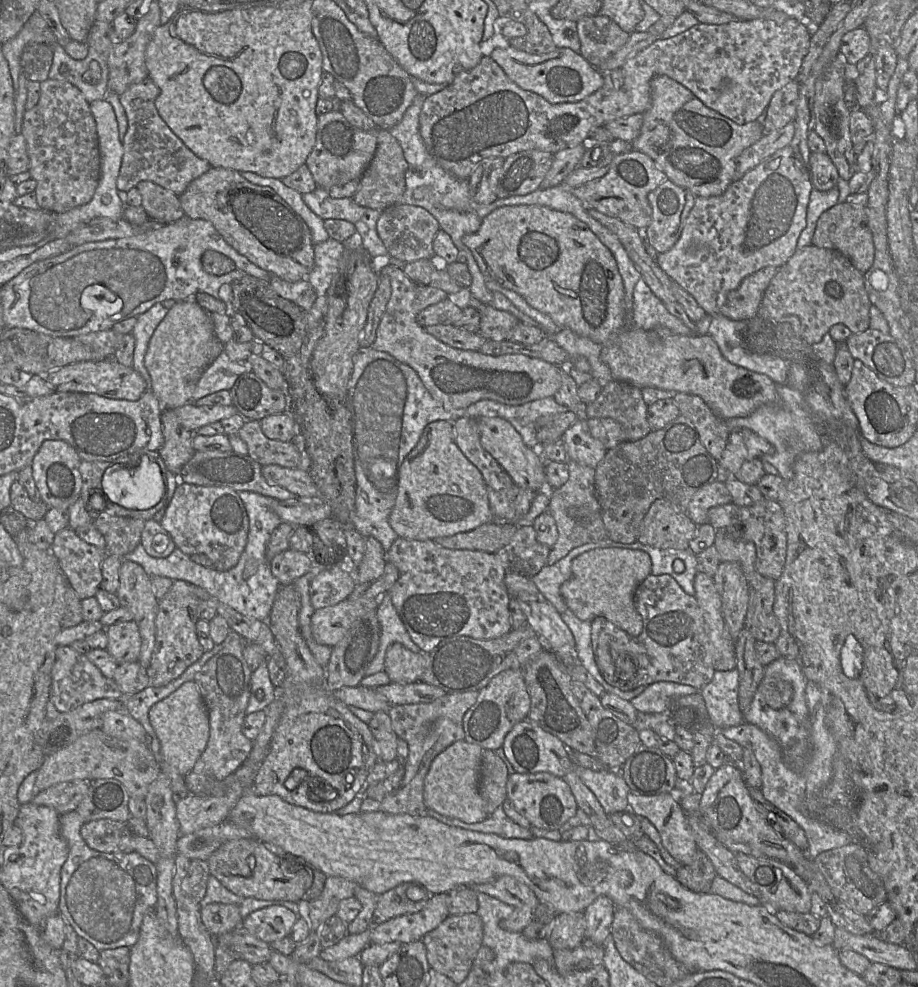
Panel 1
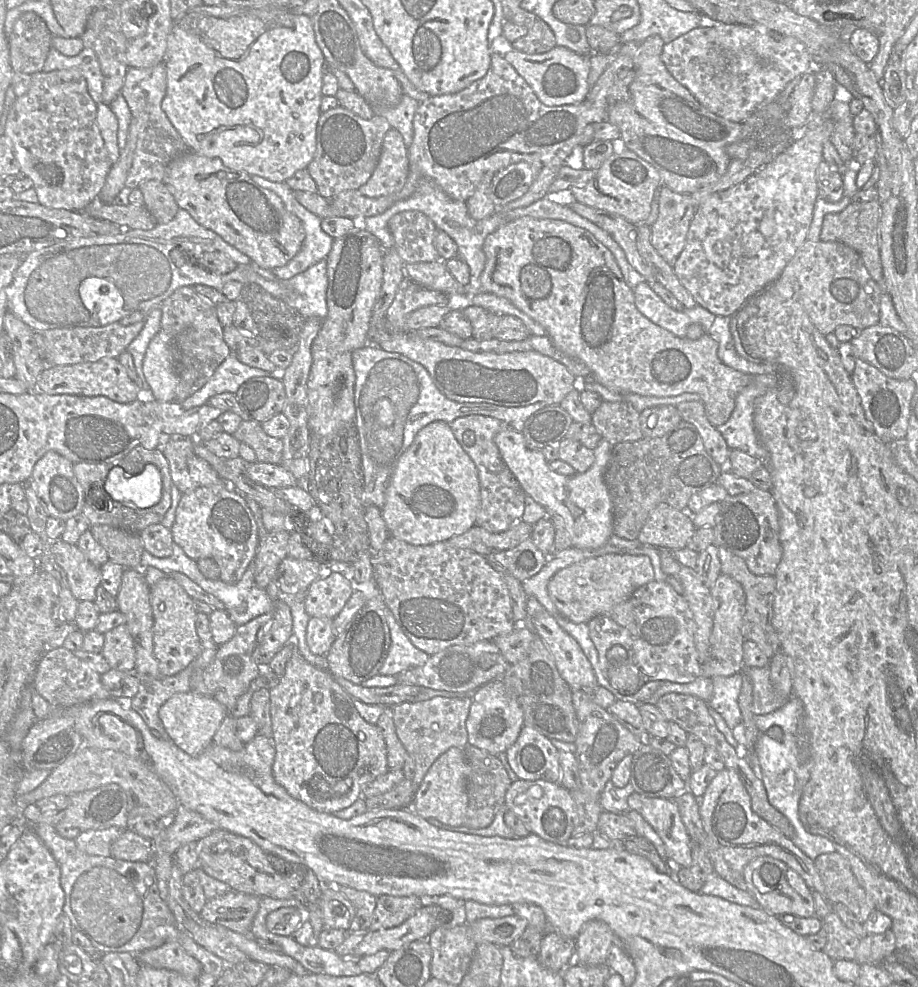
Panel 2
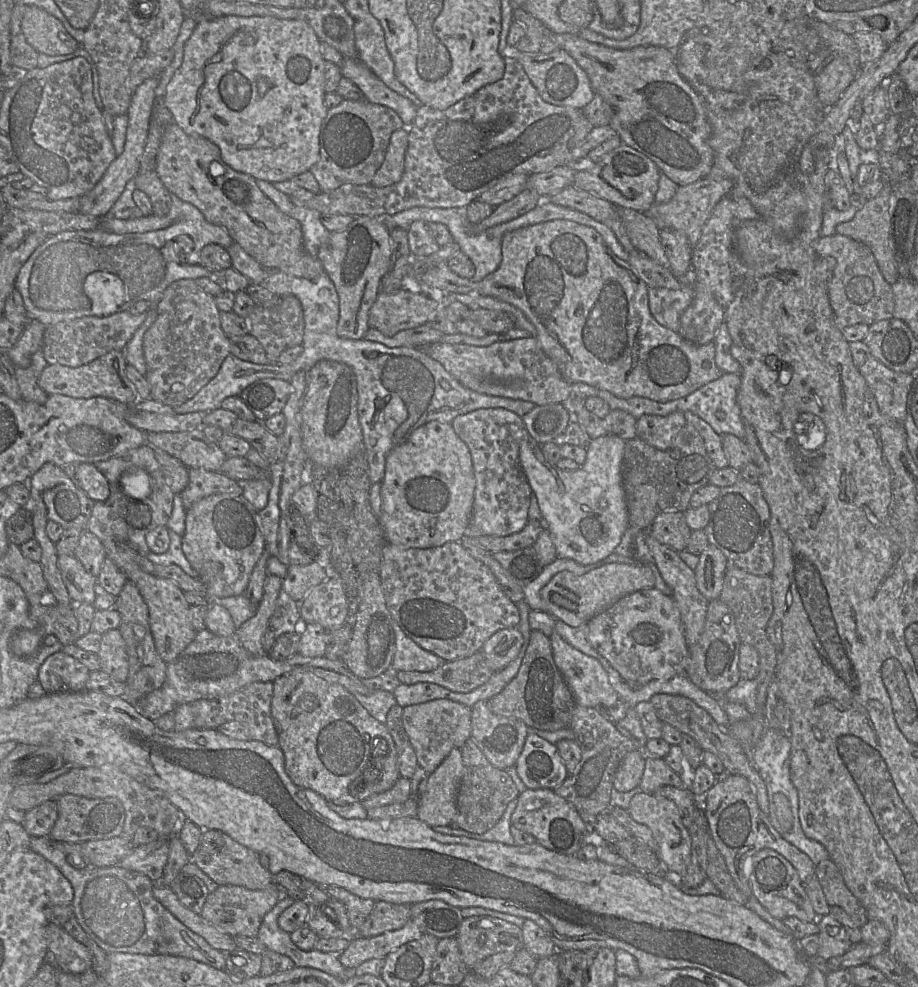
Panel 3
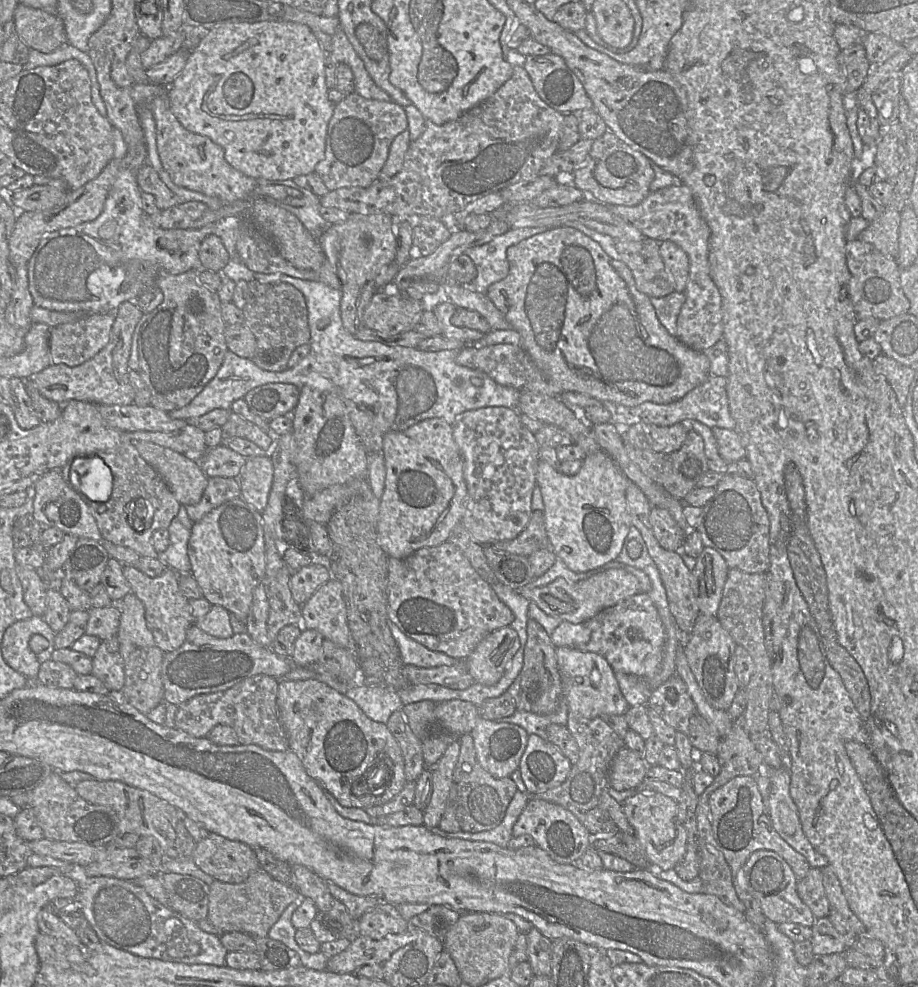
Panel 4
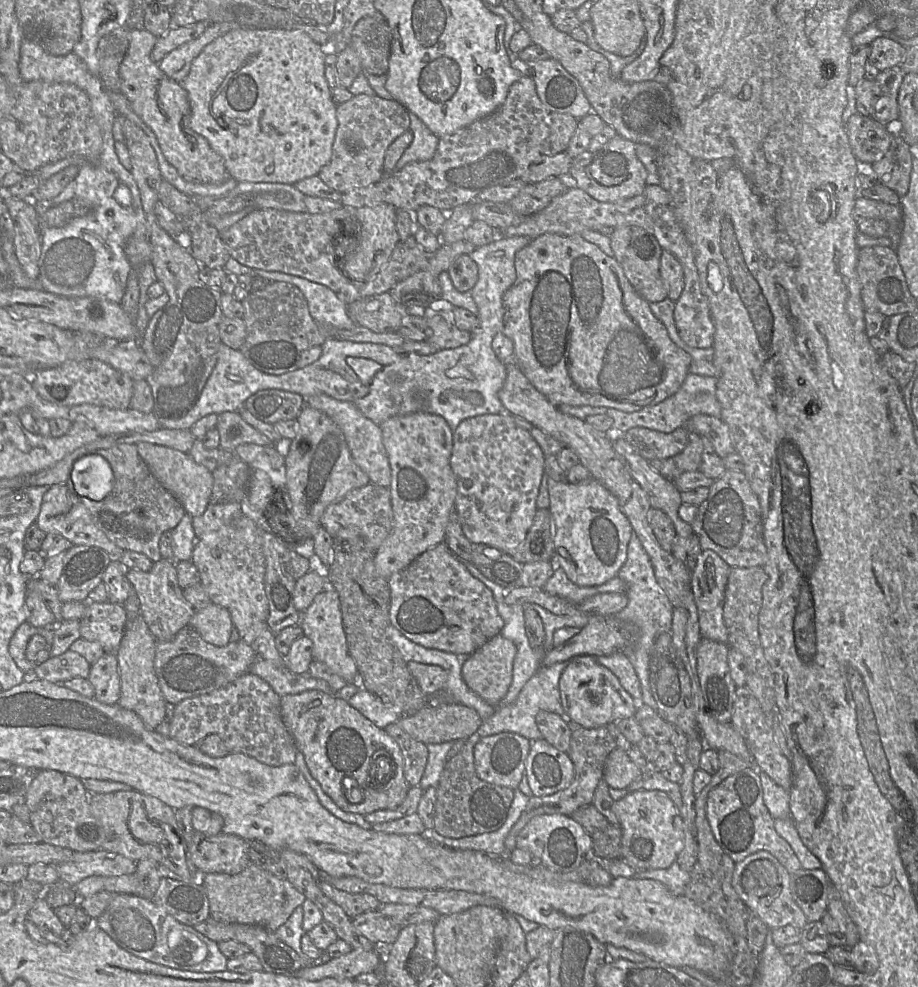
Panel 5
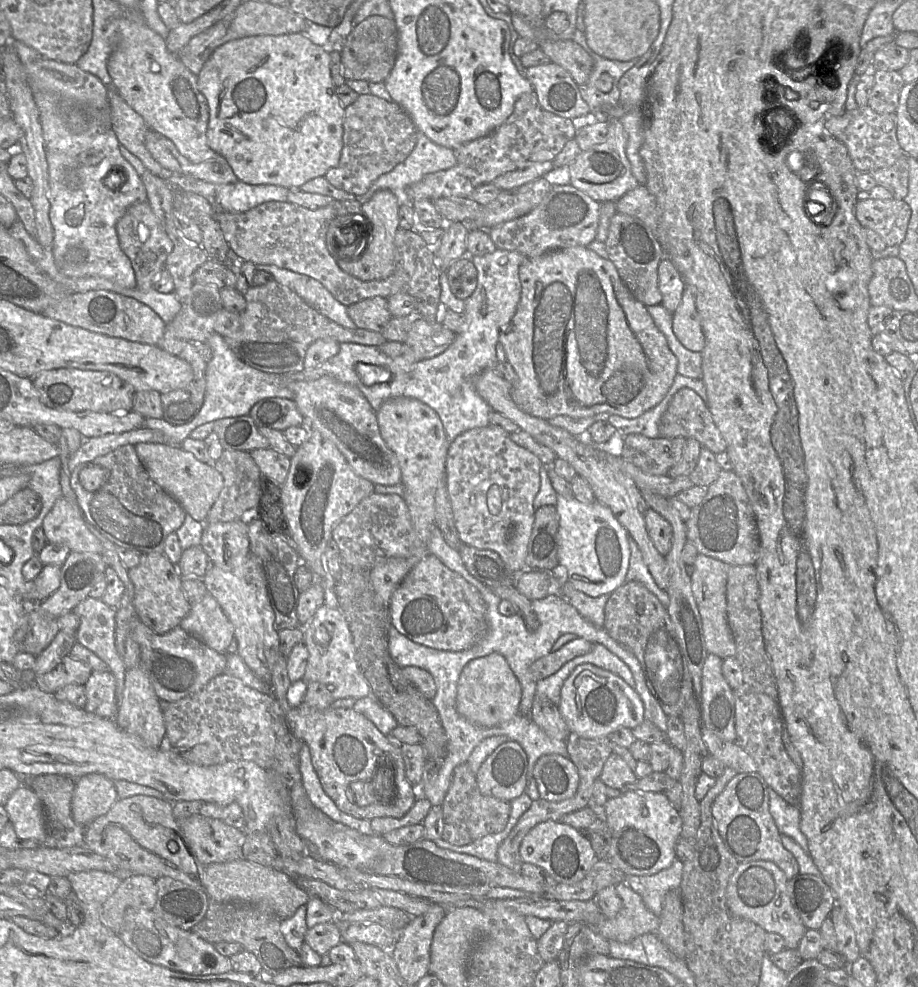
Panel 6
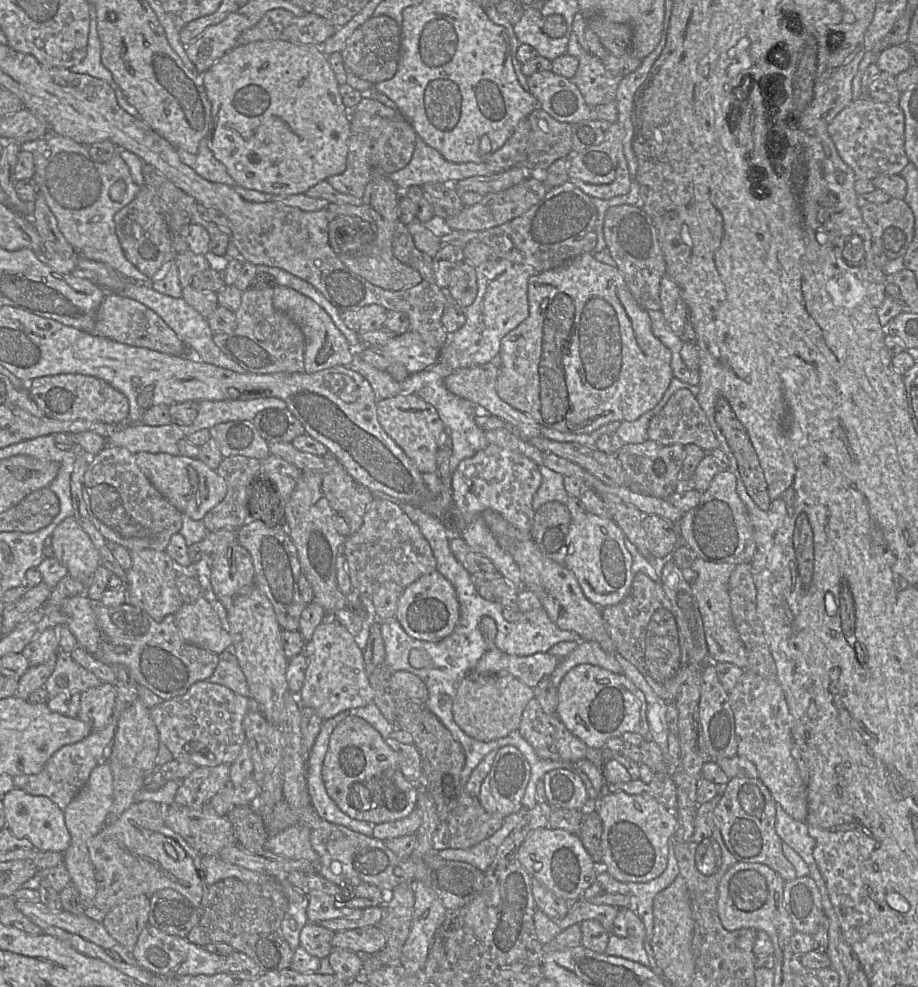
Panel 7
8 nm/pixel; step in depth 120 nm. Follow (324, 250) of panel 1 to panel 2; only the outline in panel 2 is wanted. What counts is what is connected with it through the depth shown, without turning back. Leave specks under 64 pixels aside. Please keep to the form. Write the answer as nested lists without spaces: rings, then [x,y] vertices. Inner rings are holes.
[[[323,259],[312,265],[304,272],[289,280],[281,280],[289,288],[289,295],[283,301],[295,308],[305,319],[318,317],[322,321],[327,316],[326,292],[328,287],[327,261]]]

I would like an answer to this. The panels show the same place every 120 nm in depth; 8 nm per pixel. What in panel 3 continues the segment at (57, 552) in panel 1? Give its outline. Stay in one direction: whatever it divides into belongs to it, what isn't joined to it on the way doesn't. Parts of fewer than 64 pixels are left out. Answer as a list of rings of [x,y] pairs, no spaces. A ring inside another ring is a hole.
[[[74,554],[59,555],[57,566],[72,604],[93,604],[97,577],[89,573]]]

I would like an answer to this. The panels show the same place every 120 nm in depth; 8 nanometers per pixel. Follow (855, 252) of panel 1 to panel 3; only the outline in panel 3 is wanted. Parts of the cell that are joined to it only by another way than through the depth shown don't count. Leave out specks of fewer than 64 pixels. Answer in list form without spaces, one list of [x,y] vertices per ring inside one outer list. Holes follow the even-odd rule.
[[[885,185],[875,198],[858,208],[850,221],[838,224],[835,233],[868,246],[883,277],[892,285],[899,279],[899,273],[889,235],[890,195],[891,187]]]

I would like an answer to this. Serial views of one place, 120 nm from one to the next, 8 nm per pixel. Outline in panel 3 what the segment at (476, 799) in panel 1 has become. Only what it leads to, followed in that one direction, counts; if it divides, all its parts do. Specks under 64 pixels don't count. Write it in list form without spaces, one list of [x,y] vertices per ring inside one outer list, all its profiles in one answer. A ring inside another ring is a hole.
[[[453,748],[449,755],[429,775],[426,788],[418,799],[417,817],[429,826],[450,826],[456,814],[456,797],[464,772],[461,749]]]

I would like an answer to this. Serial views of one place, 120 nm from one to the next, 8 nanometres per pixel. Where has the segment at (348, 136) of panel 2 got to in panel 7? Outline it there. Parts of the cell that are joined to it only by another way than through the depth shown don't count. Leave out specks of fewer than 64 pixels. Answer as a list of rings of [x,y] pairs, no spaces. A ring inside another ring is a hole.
[[[363,95],[358,105],[350,111],[346,169],[341,174],[330,176],[328,183],[338,192],[362,199],[367,184],[372,180],[373,168],[381,168],[389,175],[407,166],[412,158],[417,136],[412,125],[397,108],[390,108]]]

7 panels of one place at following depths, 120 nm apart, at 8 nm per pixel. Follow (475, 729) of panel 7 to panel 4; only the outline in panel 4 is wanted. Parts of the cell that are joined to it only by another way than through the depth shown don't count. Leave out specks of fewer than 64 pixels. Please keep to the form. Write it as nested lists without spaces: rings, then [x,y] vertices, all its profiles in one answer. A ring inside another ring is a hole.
[[[507,626],[487,635],[465,659],[475,683],[496,684],[520,647],[517,632]]]

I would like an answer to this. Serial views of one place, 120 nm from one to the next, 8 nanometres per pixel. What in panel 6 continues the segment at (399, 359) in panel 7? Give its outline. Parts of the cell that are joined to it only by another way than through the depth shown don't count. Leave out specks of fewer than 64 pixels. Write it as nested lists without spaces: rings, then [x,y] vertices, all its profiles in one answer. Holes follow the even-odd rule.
[[[423,318],[412,320],[405,344],[414,351],[417,359],[426,360],[444,353],[454,342],[456,334],[440,321]]]

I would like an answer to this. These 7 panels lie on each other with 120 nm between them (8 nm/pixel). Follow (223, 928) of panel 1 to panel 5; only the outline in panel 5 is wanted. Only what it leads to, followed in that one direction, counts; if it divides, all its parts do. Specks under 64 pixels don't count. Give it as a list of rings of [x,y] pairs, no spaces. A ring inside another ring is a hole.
[[[253,864],[236,875],[209,873],[198,881],[207,894],[210,918],[225,923],[261,925],[272,932],[306,900],[287,879],[279,879]]]

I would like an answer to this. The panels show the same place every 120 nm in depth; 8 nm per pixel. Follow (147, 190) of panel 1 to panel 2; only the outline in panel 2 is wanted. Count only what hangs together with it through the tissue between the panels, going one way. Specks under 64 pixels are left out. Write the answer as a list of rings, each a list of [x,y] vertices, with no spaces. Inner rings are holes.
[[[145,181],[139,185],[138,189],[143,194],[144,205],[157,224],[166,224],[176,216],[179,206],[162,181]]]

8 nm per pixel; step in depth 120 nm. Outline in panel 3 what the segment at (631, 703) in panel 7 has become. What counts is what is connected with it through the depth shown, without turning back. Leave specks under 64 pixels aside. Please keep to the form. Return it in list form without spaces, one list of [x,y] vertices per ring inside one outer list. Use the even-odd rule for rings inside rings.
[[[557,632],[550,636],[553,660],[561,673],[566,685],[571,691],[575,704],[585,707],[613,707],[619,700],[619,695],[609,682],[607,671],[601,663],[568,644]]]

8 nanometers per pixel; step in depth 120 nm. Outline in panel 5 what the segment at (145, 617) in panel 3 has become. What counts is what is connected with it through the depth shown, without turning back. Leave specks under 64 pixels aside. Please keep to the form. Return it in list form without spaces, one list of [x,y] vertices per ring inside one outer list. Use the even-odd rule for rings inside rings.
[[[141,615],[127,623],[116,656],[121,681],[118,705],[135,712],[149,729],[155,730],[166,716],[163,697],[154,668],[157,641]]]

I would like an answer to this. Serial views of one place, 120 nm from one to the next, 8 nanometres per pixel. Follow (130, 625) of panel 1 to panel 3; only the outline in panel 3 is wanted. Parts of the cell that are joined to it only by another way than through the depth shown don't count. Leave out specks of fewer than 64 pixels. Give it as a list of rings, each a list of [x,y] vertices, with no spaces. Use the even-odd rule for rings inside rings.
[[[118,628],[102,634],[97,657],[100,670],[116,681],[126,683],[129,674],[128,655],[126,643]]]

